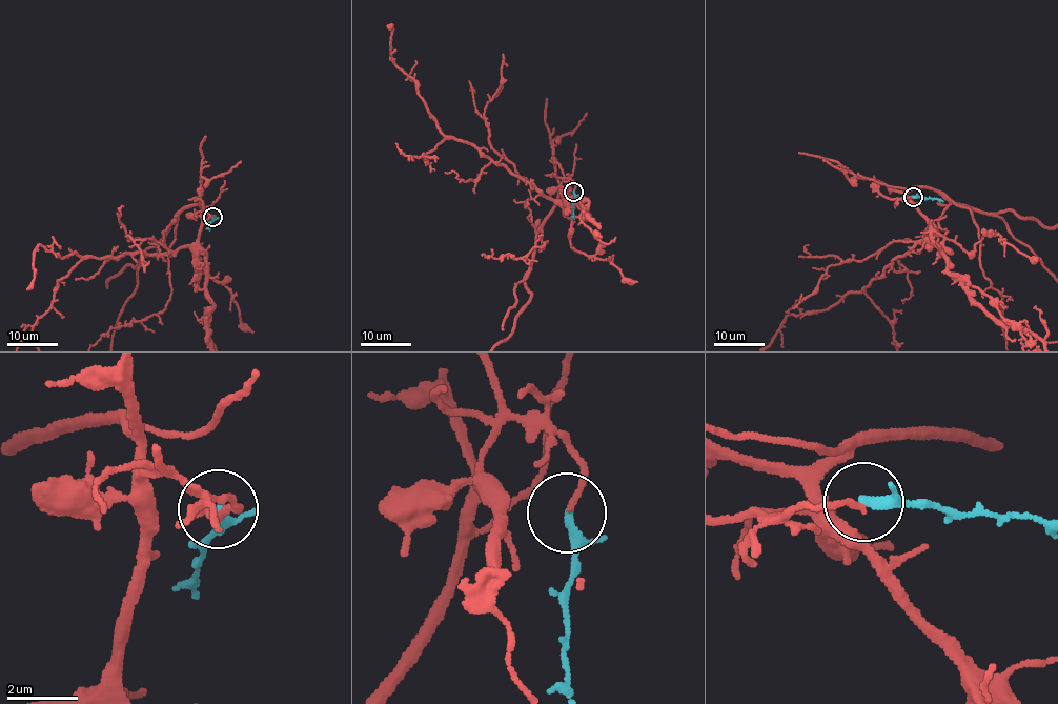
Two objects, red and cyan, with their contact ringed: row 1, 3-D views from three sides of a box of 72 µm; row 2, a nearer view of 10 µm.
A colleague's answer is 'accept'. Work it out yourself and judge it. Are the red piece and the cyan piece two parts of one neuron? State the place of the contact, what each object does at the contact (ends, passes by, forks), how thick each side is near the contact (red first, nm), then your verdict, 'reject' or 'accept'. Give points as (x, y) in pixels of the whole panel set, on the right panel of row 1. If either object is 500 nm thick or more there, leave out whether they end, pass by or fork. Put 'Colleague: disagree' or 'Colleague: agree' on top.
Colleague: disagree
at (913, 197); red ends there; cyan passes by; 150 nm thick on the red side, 200 nm on the other; reject

